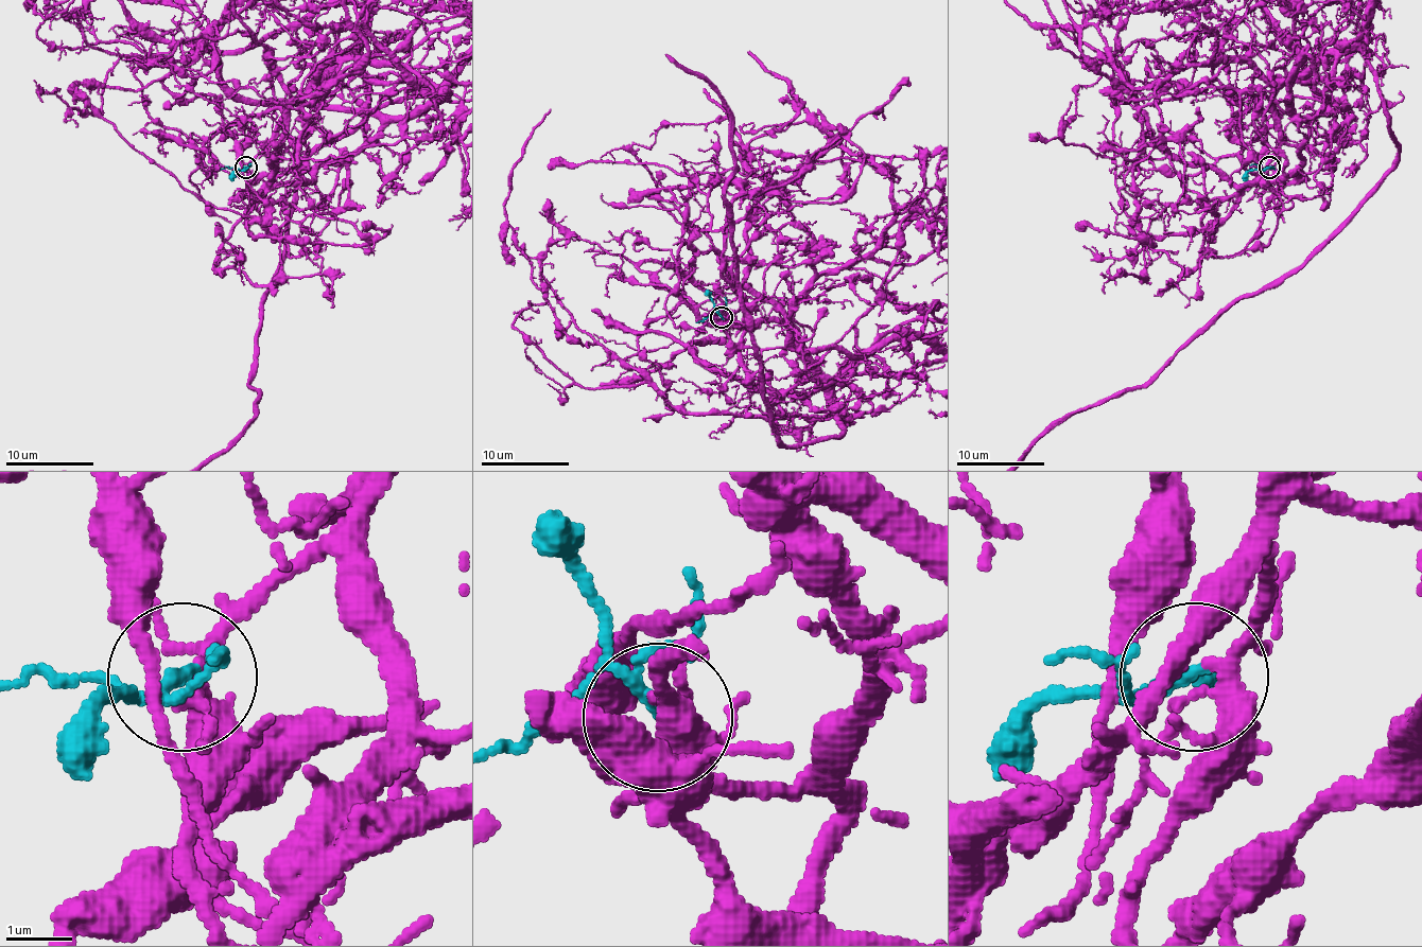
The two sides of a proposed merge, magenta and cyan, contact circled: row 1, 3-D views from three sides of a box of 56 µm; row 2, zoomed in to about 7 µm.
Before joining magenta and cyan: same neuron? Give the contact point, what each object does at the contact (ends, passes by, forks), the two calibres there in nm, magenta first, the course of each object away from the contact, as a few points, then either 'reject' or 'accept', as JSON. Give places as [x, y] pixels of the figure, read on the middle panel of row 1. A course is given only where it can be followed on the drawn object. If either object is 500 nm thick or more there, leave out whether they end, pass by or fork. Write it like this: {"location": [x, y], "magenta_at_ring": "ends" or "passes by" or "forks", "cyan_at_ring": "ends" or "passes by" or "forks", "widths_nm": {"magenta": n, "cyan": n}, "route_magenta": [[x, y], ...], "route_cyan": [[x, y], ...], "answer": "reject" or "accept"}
{"location": [721, 317], "magenta_at_ring": "forks", "cyan_at_ring": "passes by", "widths_nm": {"magenta": 260, "cyan": 150}, "route_cyan": [[722, 316], [706, 291]], "answer": "accept"}

